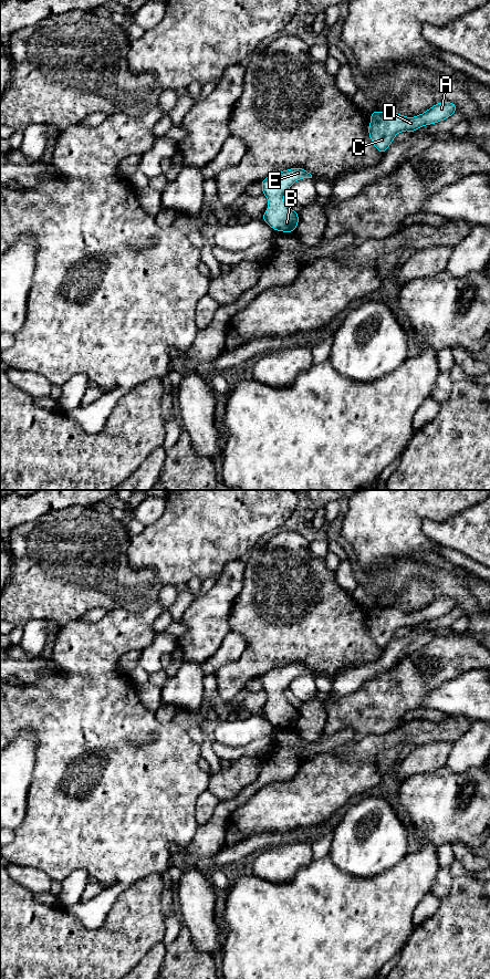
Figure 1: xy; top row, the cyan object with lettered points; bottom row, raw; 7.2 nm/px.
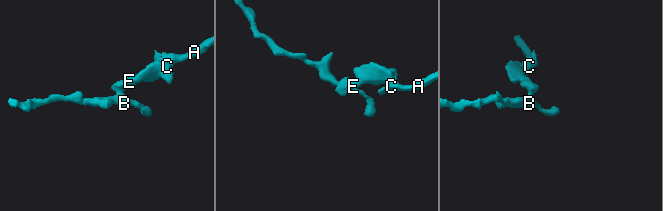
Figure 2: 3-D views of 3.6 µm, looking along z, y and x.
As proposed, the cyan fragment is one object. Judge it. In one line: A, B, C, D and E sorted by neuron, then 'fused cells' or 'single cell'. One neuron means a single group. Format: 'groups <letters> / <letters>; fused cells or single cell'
groups A B C D E; single cell

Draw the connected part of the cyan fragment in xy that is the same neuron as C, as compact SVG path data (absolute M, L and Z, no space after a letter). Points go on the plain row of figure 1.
M455 597L436 598L429 605L414 613L406 613L395 606L371 606L368 631L376 645L384 650L395 632L404 626L416 627L425 621L445 616L457 607Z

